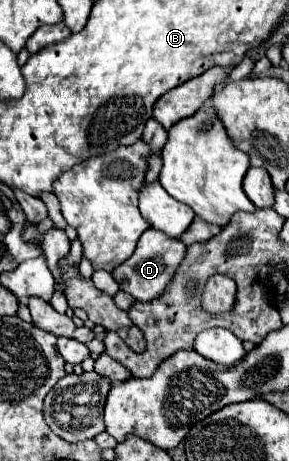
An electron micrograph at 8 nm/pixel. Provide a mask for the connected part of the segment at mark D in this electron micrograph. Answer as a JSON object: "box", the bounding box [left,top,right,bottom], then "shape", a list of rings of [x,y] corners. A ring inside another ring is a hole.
{"box":[111,228,187,302],"shape":[[[149,228],[139,238],[133,256],[127,258],[123,264],[119,264],[111,272],[111,276],[115,278],[119,288],[129,292],[135,300],[149,302],[149,300],[157,298],[165,290],[165,286],[171,282],[177,266],[181,264],[181,260],[185,256],[185,250],[187,250],[187,246],[181,240],[171,238],[171,236],[167,236],[167,234],[163,234],[163,232],[155,230],[155,228]]]}

